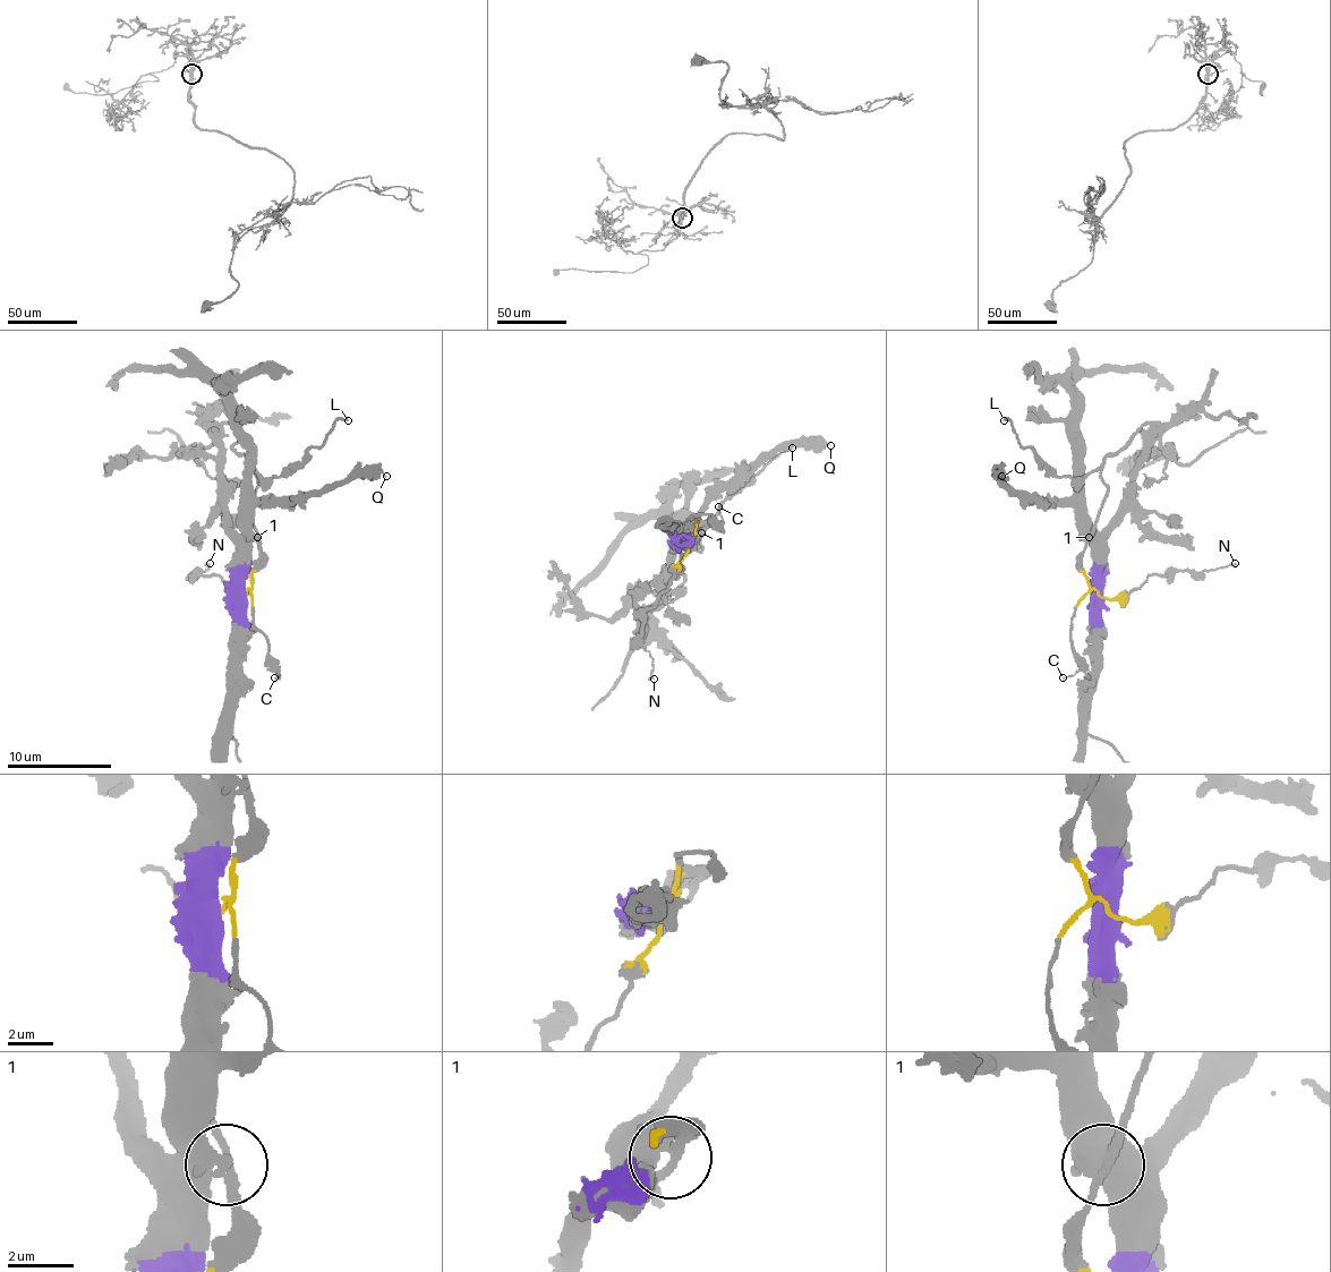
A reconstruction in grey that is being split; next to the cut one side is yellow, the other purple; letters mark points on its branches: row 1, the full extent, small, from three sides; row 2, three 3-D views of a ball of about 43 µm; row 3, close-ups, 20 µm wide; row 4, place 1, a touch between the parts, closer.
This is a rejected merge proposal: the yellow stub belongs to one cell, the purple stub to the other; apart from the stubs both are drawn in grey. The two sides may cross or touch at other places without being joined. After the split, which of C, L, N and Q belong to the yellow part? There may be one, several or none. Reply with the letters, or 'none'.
C, L, N

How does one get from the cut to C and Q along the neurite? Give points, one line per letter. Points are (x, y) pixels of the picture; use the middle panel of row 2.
C: (691, 543), (696, 517), (701, 514), (722, 522), (719, 506)
Q: (691, 540), (691, 532), (701, 514), (722, 491), (733, 491), (785, 449), (829, 446)

